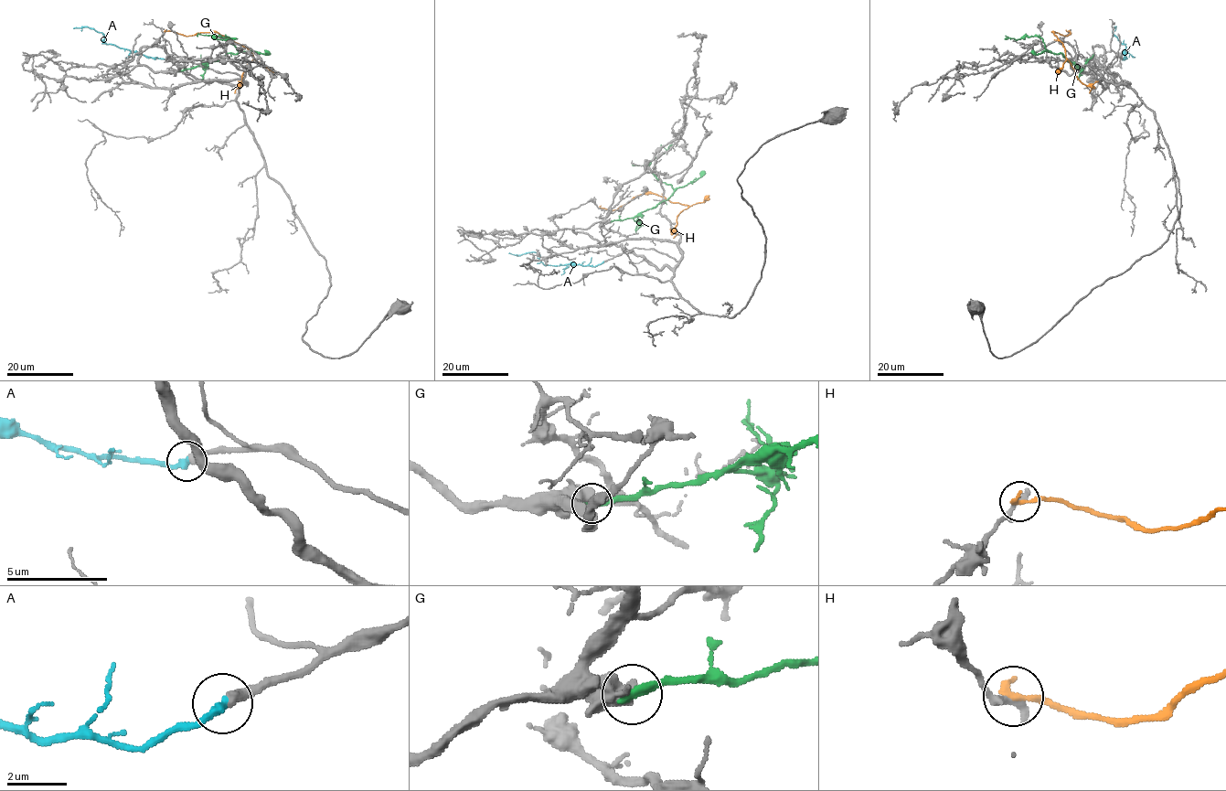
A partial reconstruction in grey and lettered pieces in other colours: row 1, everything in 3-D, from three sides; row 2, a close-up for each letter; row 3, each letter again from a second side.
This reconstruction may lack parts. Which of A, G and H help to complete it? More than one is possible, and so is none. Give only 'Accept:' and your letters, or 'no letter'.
Accept: A

